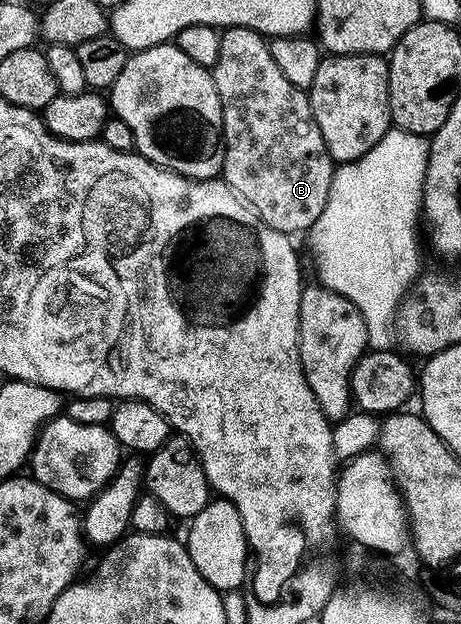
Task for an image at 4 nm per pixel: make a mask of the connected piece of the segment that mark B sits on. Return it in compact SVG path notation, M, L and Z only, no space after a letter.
M245 26L220 30L218 60L210 69L222 100L222 178L270 228L289 236L303 235L326 208L334 163L314 124L307 93L282 76L268 44L265 35Z

